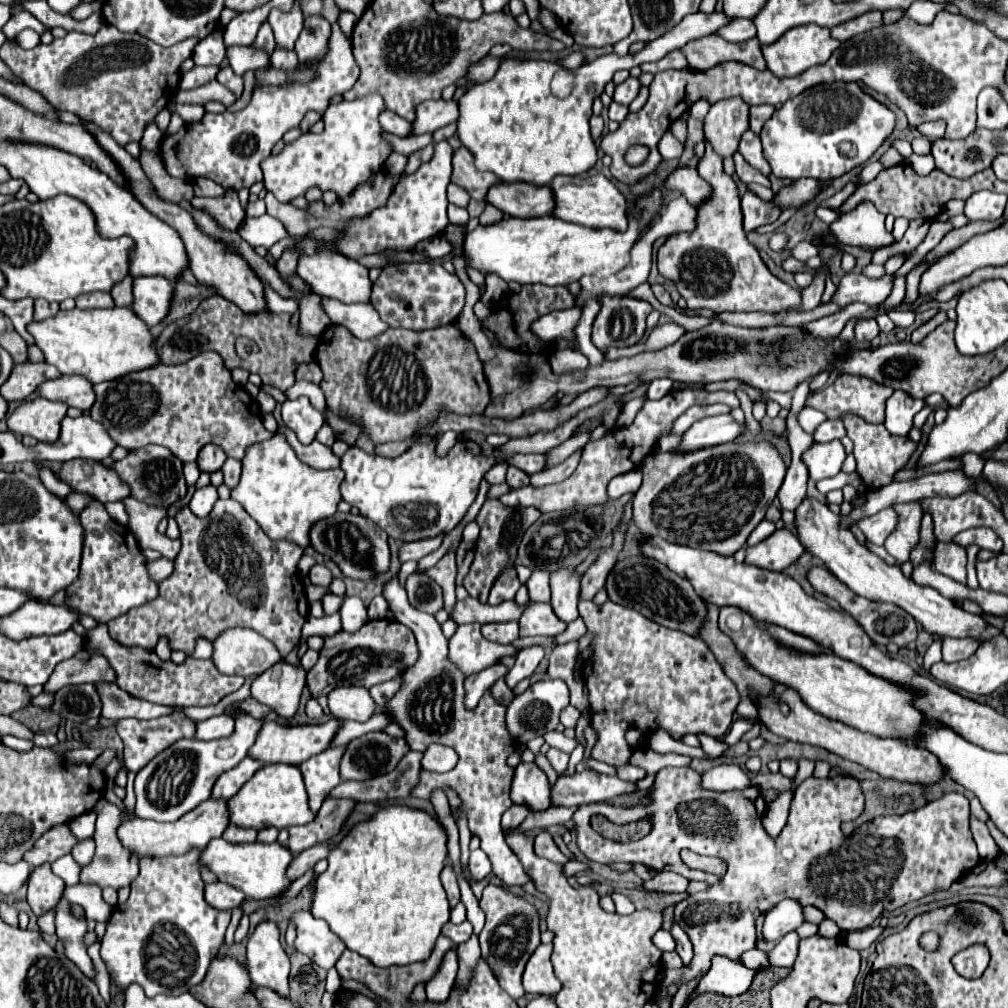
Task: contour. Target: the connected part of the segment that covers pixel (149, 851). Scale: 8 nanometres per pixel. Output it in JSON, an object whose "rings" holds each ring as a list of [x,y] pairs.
{"rings":[[[208,799],[202,805],[198,805],[196,809],[192,809],[190,813],[182,815],[174,823],[158,823],[158,821],[138,819],[138,817],[128,819],[118,827],[118,839],[120,839],[122,847],[132,851],[138,859],[144,859],[144,857],[158,857],[160,859],[160,857],[170,857],[170,855],[182,855],[192,849],[202,851],[208,845],[208,841],[212,837],[220,837],[226,827],[228,827],[226,801]]]}

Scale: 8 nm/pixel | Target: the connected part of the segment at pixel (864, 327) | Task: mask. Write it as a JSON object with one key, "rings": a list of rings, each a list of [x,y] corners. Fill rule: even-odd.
{"rings":[[[874,319],[856,323],[856,329],[854,329],[854,331],[856,331],[856,341],[858,341],[858,343],[868,343],[868,341],[872,341],[874,337],[878,337],[878,333],[880,333],[878,323],[876,323]]]}

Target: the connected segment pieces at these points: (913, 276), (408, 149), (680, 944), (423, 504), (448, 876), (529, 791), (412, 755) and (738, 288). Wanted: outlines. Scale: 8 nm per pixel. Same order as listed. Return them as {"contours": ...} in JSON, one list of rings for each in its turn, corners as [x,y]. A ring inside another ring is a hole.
{"contours":[[[[920,265],[920,267],[916,267],[916,269],[912,269],[908,275],[906,275],[906,295],[904,295],[904,305],[912,305],[918,297],[918,281],[920,281],[920,275],[922,275],[922,271],[926,269],[928,265]]],[[[386,131],[382,133],[382,139],[388,141],[388,145],[396,153],[400,153],[400,155],[410,155],[412,151],[416,151],[416,149],[432,143],[432,135],[422,135],[422,137],[396,137],[396,135],[386,133]]],[[[672,923],[670,933],[672,933],[674,941],[676,941],[676,953],[680,955],[680,959],[684,961],[684,965],[686,965],[686,963],[690,963],[690,957],[692,957],[692,943],[690,943],[688,935],[680,929],[680,925],[678,925],[678,923]]],[[[460,439],[446,457],[434,455],[434,443],[414,445],[398,457],[380,457],[362,453],[350,447],[342,457],[342,471],[346,473],[340,491],[342,499],[360,511],[360,515],[374,521],[388,537],[400,541],[416,541],[436,537],[452,531],[466,515],[482,475],[498,461],[498,449],[486,457],[478,443]]],[[[450,865],[444,867],[440,879],[442,879],[442,885],[444,885],[444,889],[446,889],[450,907],[456,907],[456,903],[460,903],[460,889],[458,889],[458,881],[456,881],[456,875],[454,875],[454,871],[452,871]]],[[[520,763],[514,769],[512,781],[512,801],[526,803],[532,811],[542,811],[550,807],[548,799],[550,783],[546,773],[536,763]]],[[[408,751],[394,771],[366,781],[342,781],[338,787],[330,791],[328,797],[336,797],[336,799],[348,797],[352,801],[378,801],[378,799],[406,797],[410,789],[418,783],[420,759],[422,759],[420,751]]],[[[706,147],[704,159],[698,163],[698,173],[710,181],[712,193],[696,205],[694,231],[676,231],[660,245],[656,261],[658,273],[676,283],[678,293],[690,309],[720,311],[766,311],[778,313],[798,305],[800,291],[792,289],[770,273],[758,249],[748,241],[742,229],[742,211],[738,187],[732,177],[722,171],[722,159]]]]}

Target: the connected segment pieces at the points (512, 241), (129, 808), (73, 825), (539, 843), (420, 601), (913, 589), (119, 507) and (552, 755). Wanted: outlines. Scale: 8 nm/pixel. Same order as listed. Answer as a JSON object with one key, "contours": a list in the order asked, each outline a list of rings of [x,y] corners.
{"contours":[[[[654,191],[642,197],[638,205],[630,209],[630,225],[624,233],[618,233],[612,229],[586,229],[576,223],[562,221],[558,217],[536,217],[536,219],[510,217],[510,219],[502,219],[492,225],[478,225],[474,231],[470,231],[464,237],[466,265],[480,271],[482,275],[496,275],[506,283],[516,281],[520,285],[526,285],[526,283],[542,283],[542,285],[552,285],[552,287],[568,285],[568,283],[580,281],[584,275],[598,275],[600,279],[604,279],[620,271],[622,267],[626,267],[626,263],[630,261],[630,249],[636,243],[640,229],[646,227],[654,219],[654,215],[660,213],[660,209],[662,209],[660,191]]],[[[127,771],[127,784],[125,787],[126,796],[123,799],[123,803],[125,805],[125,811],[121,812],[121,817],[125,820],[128,815],[134,815],[136,797],[134,792],[134,780],[135,773],[132,771]]],[[[90,811],[70,821],[70,829],[78,839],[90,839],[94,835],[94,821],[96,821],[96,813]]],[[[542,831],[535,837],[534,851],[537,856],[550,859],[555,863],[565,864],[569,861],[569,858],[561,852],[547,831]]],[[[410,575],[406,581],[406,591],[410,605],[418,611],[436,615],[444,607],[442,587],[436,581],[430,581],[426,575]]],[[[802,501],[802,505],[796,509],[796,527],[800,533],[802,545],[822,559],[830,571],[848,585],[848,589],[860,597],[866,597],[870,601],[884,601],[902,607],[906,613],[910,613],[928,633],[938,637],[954,637],[954,639],[974,639],[976,643],[992,641],[1002,631],[990,623],[986,623],[982,617],[964,611],[962,607],[954,605],[952,599],[942,597],[932,587],[922,587],[914,583],[912,579],[906,579],[902,571],[894,565],[886,565],[882,559],[878,559],[874,553],[870,553],[866,547],[862,547],[852,531],[838,529],[838,515],[834,515],[824,503],[818,501]]],[[[106,503],[104,505],[106,507],[106,511],[108,511],[108,515],[114,519],[114,521],[118,521],[118,523],[126,523],[126,519],[128,519],[128,515],[126,515],[126,511],[124,511],[124,505],[122,503]]],[[[550,749],[550,751],[546,753],[546,757],[548,757],[552,769],[554,769],[558,775],[562,775],[562,773],[568,769],[568,753],[562,753],[562,751],[558,751],[558,749]]]]}

